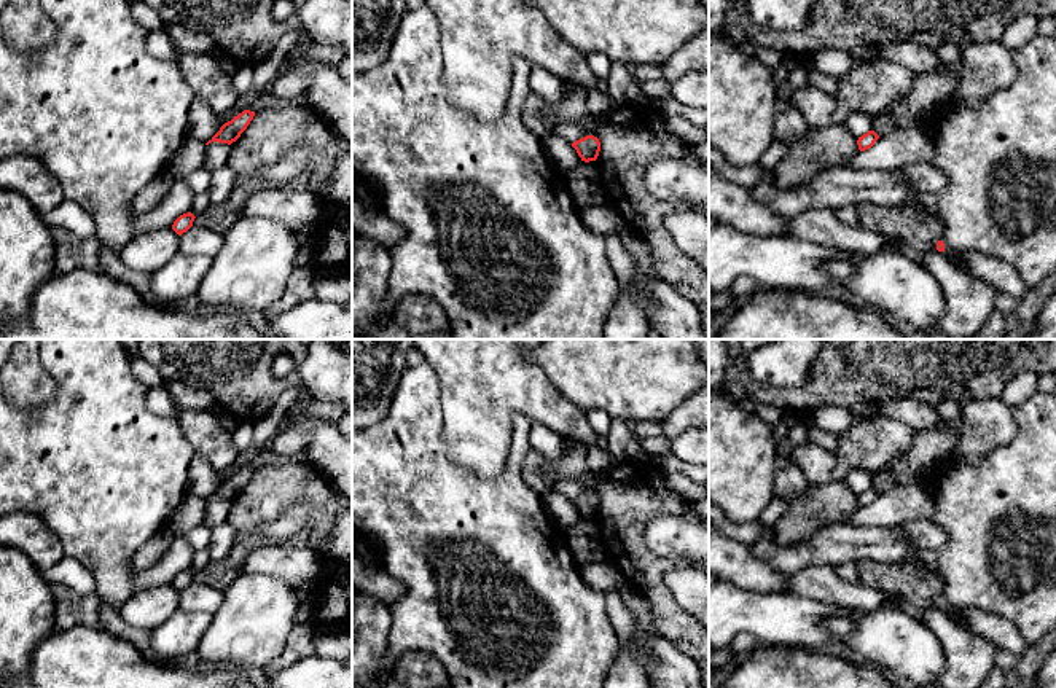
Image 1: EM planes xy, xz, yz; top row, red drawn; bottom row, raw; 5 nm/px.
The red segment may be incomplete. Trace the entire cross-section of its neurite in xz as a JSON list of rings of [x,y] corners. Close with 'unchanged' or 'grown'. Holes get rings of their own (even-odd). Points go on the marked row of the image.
[[[586,135],[573,142],[572,147],[585,162],[596,161],[600,151],[600,142],[594,135]]]; unchanged

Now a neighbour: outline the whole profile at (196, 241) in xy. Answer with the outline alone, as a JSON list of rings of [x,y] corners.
[[[193,225],[180,236],[178,252],[186,255],[215,256],[223,244],[223,234]]]

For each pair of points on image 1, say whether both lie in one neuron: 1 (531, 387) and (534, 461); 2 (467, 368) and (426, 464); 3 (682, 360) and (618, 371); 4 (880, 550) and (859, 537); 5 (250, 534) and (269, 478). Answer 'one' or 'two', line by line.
1: two
2: two
3: one
4: one
5: one

